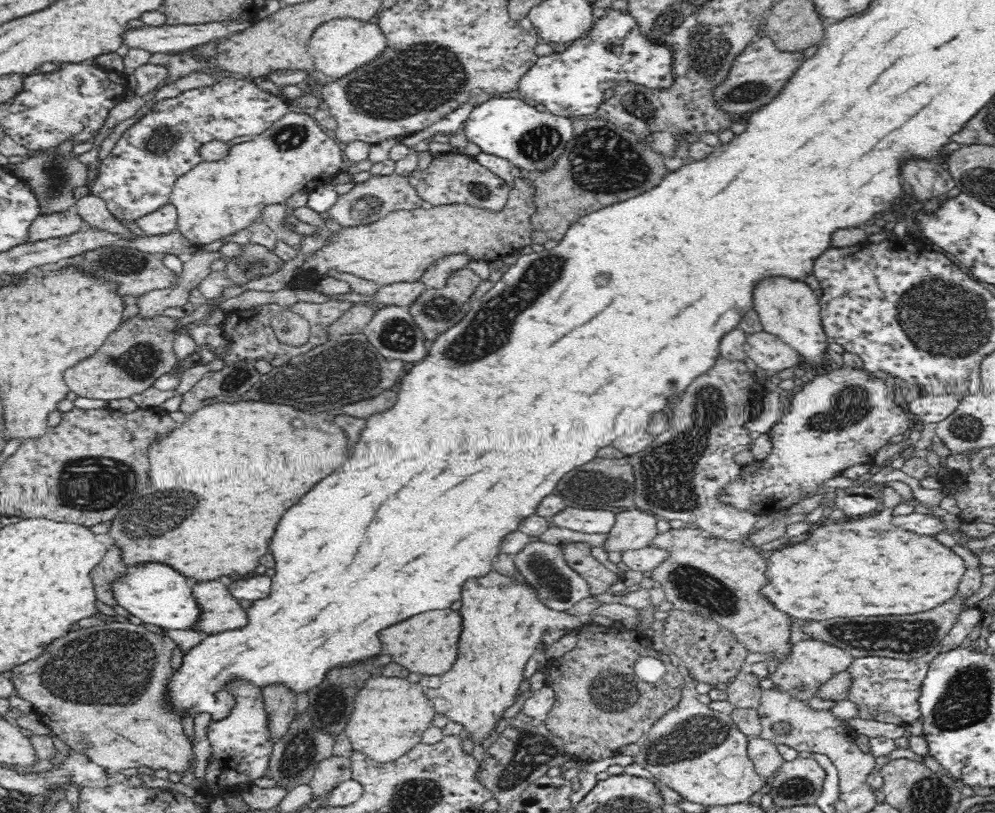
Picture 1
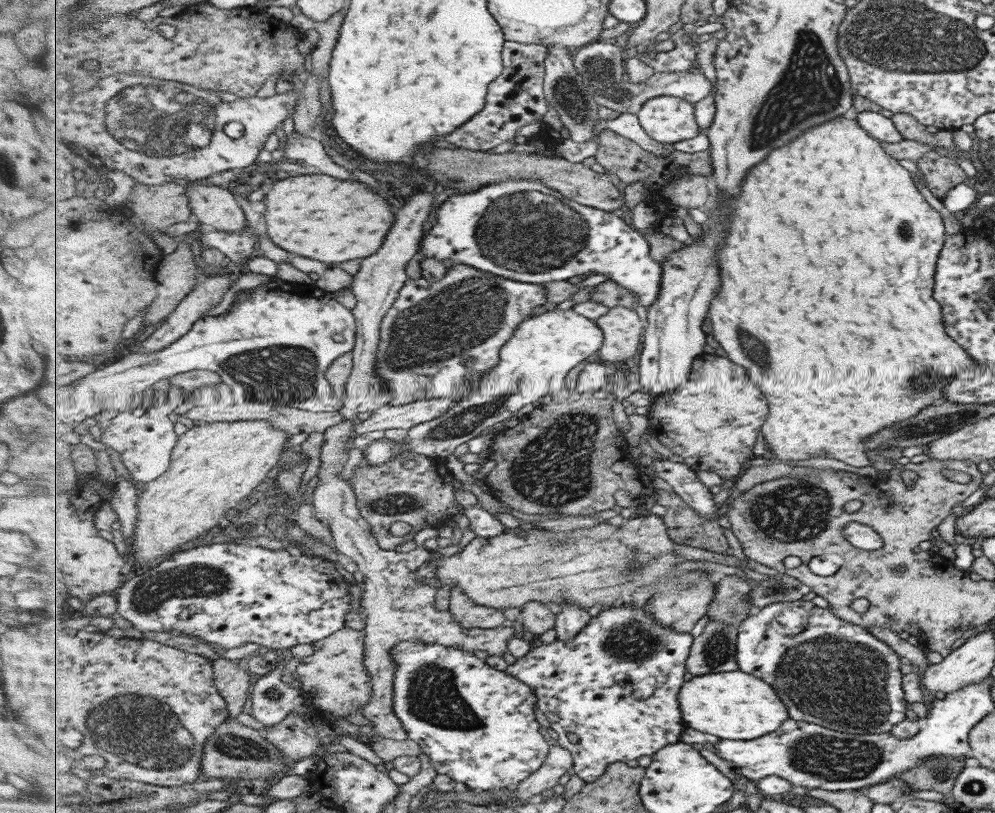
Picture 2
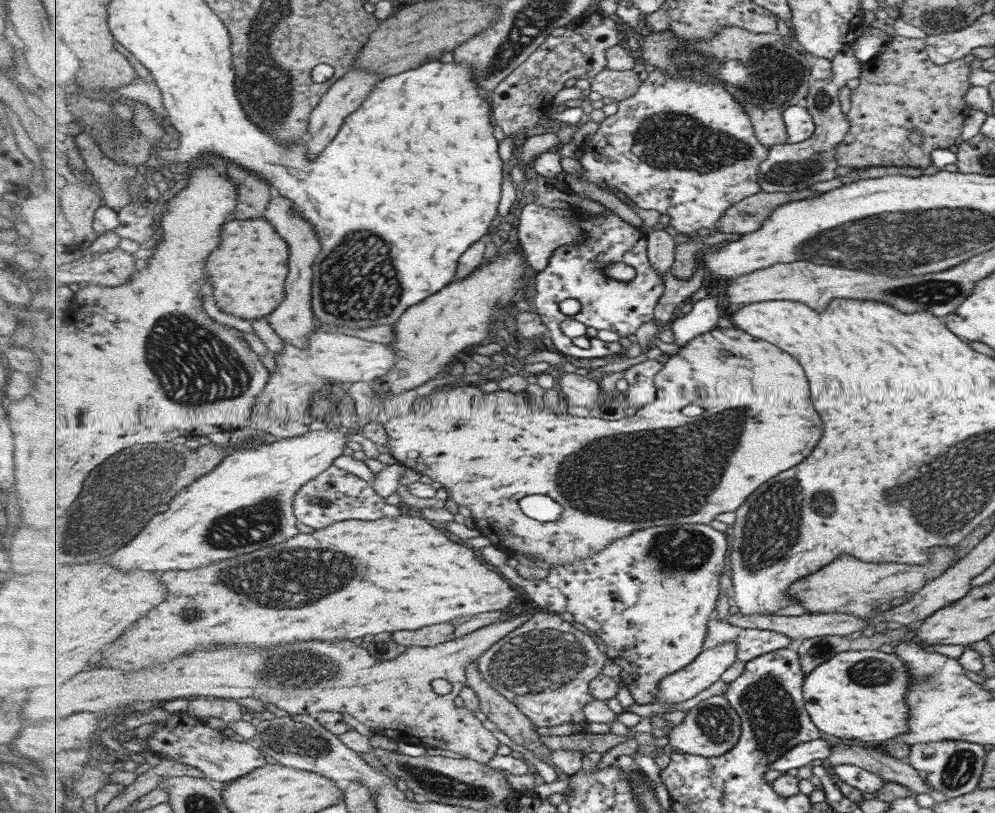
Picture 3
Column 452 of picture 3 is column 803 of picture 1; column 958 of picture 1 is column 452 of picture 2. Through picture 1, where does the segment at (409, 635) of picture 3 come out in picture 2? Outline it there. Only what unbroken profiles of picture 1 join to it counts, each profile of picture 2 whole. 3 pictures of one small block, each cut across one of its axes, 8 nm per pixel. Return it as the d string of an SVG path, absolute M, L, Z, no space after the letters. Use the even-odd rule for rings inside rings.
M453 587L451 593L450 612L455 620L460 622L462 628L497 628L508 624L505 614L501 610L481 606L477 604L468 594L463 594L461 587Z

